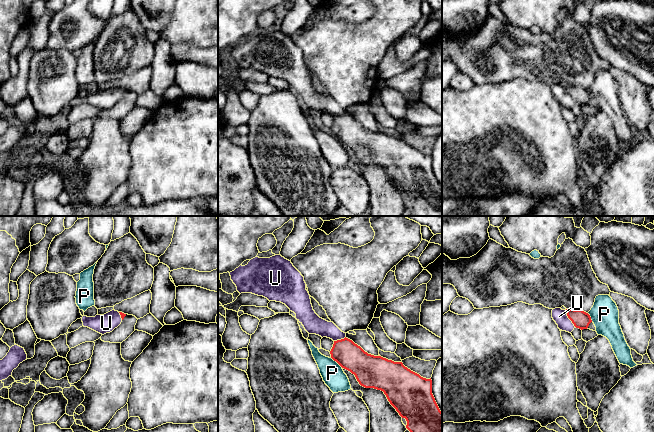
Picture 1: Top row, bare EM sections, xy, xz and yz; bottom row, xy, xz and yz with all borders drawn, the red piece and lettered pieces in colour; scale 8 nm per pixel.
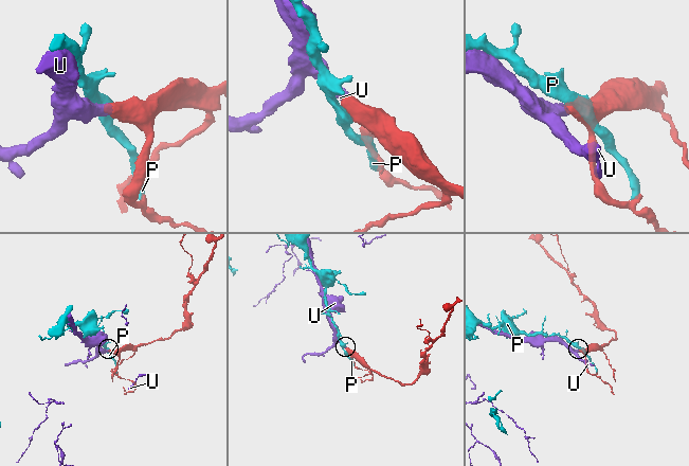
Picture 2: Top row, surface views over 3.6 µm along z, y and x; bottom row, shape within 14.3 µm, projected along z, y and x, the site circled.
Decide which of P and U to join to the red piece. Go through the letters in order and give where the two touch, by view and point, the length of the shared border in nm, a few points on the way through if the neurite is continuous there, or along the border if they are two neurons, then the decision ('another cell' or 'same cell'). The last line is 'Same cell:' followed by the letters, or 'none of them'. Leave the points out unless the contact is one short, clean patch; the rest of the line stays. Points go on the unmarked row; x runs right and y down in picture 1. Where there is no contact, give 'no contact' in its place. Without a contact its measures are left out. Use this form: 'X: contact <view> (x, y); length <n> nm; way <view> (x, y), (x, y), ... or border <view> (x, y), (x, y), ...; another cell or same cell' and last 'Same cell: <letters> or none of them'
P: contact xz (337, 138); length 130 nm; another cell
U: contact yz (568, 93); length 160 nm; way yz (580, 95), (568, 93), (559, 92); same cell
Same cell: U

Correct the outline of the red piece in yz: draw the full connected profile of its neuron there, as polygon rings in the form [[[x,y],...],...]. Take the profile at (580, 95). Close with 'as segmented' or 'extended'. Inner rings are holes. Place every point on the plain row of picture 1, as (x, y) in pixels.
[[[555,84],[552,86],[552,94],[562,107],[571,109],[574,104],[587,105],[592,98],[588,89],[582,86]]] | extended

